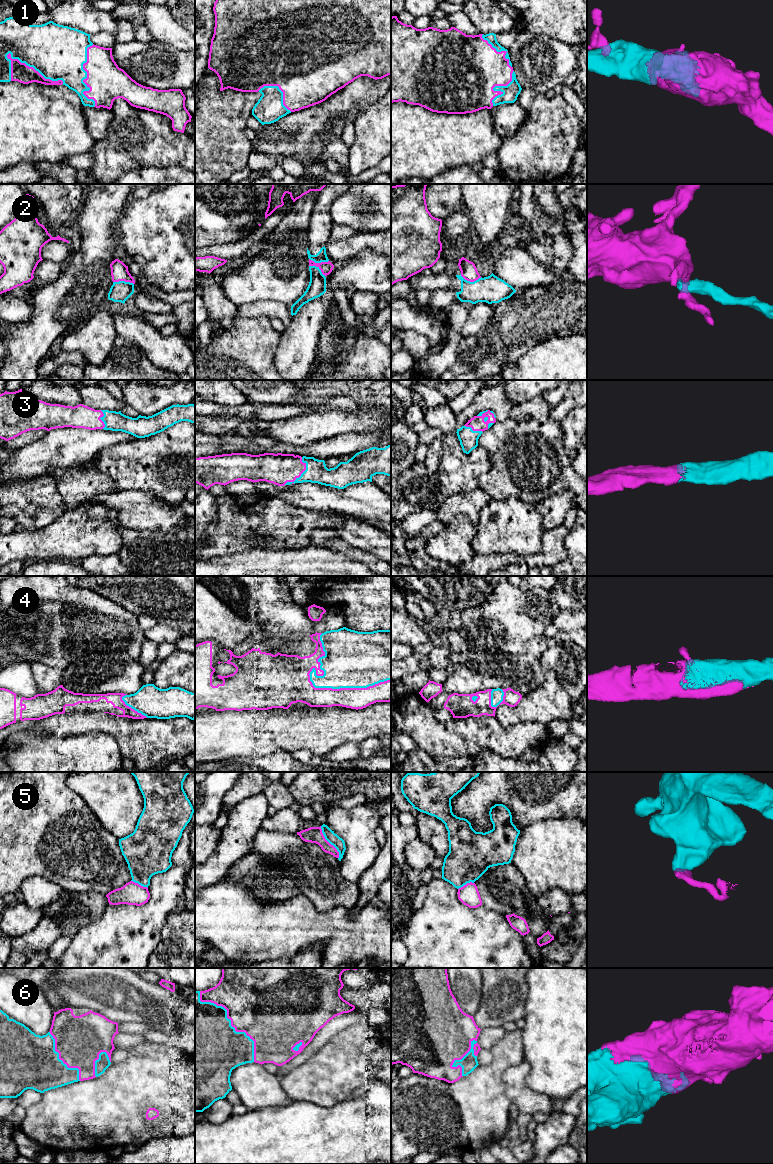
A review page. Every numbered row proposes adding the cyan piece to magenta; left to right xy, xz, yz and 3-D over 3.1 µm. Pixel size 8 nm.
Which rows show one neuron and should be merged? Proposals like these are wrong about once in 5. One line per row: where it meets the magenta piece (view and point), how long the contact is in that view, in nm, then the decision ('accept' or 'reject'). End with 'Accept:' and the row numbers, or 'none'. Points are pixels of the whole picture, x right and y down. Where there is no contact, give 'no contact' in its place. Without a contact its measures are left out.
1: contact xy (34, 69); length 500 nm; accept
2: contact yz (471, 281); length 180 nm; reject
3: contact xz (301, 473); length 260 nm; accept
4: contact xz (317, 688); length 700 nm; accept
5: contact xz (328, 842); length 300 nm; reject
6: contact xz (231, 1022); length 700 nm; accept
Accept: 1, 3, 4, 6

